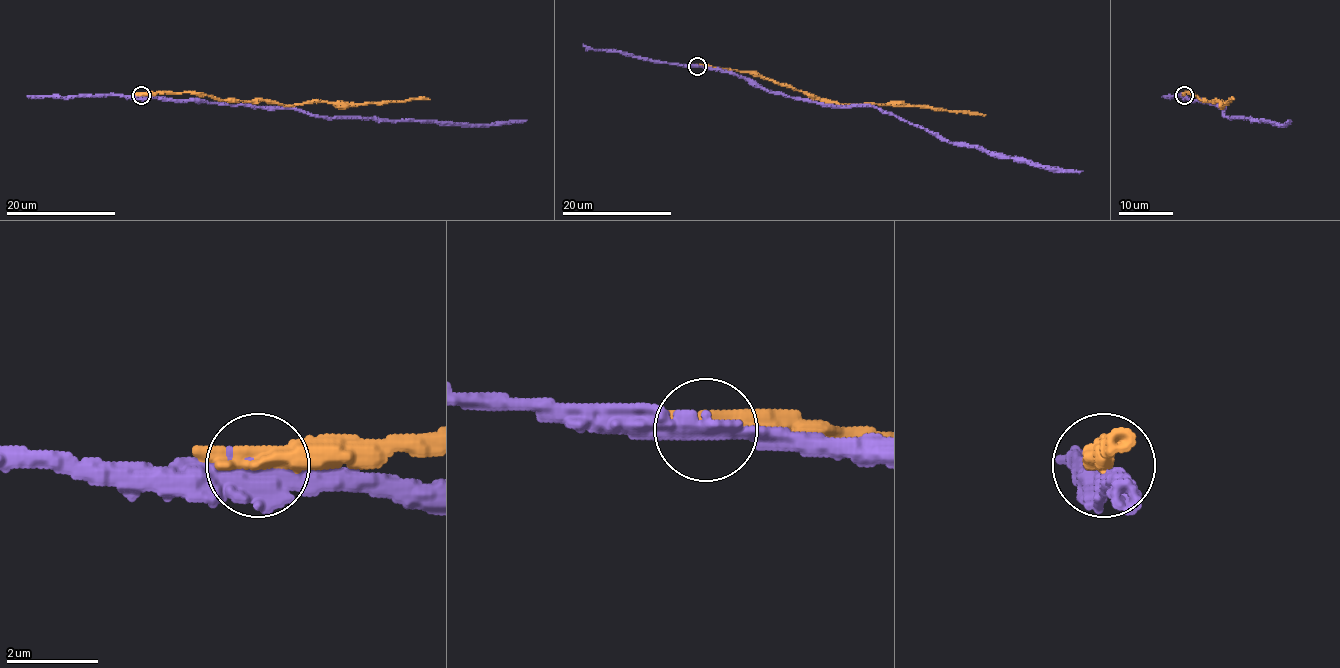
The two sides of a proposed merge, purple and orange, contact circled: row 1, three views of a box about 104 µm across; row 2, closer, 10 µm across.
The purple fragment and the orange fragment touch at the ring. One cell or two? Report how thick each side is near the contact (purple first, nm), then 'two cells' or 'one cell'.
440 nm thick on the purple side, 360 nm on the other; two cells

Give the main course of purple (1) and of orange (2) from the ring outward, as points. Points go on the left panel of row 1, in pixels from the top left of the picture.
1: (142, 95), (256, 107), (296, 107), (326, 117), (467, 124), (527, 120)
2: (142, 95), (200, 92), (221, 99), (270, 101), (284, 105), (430, 99)

